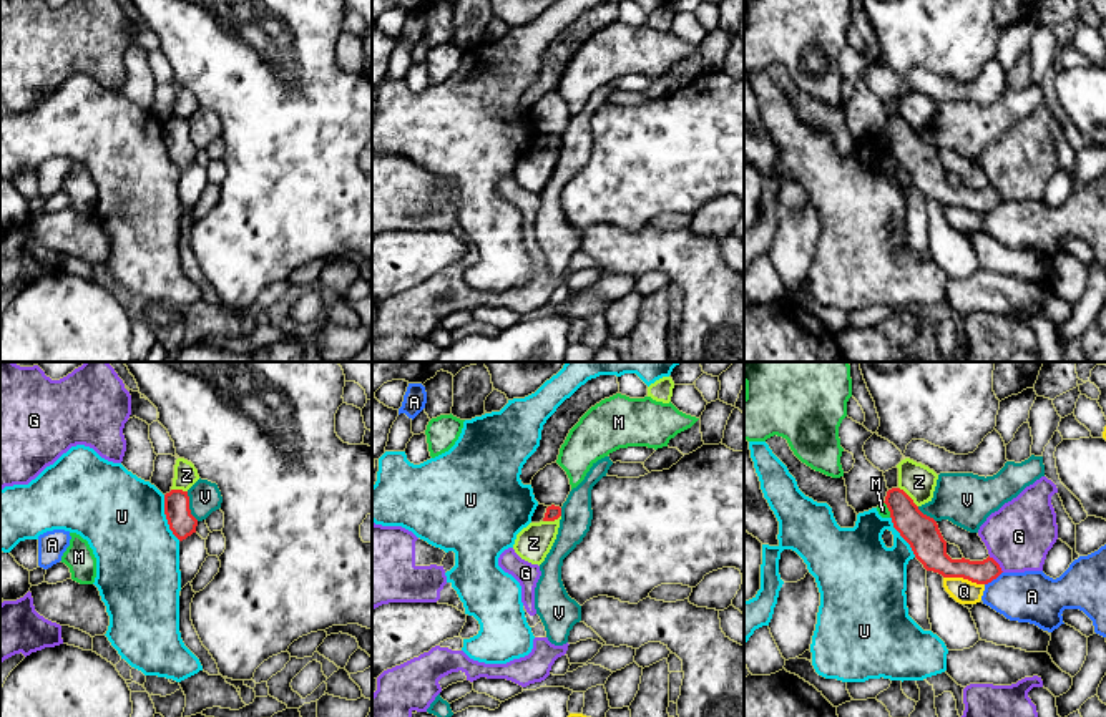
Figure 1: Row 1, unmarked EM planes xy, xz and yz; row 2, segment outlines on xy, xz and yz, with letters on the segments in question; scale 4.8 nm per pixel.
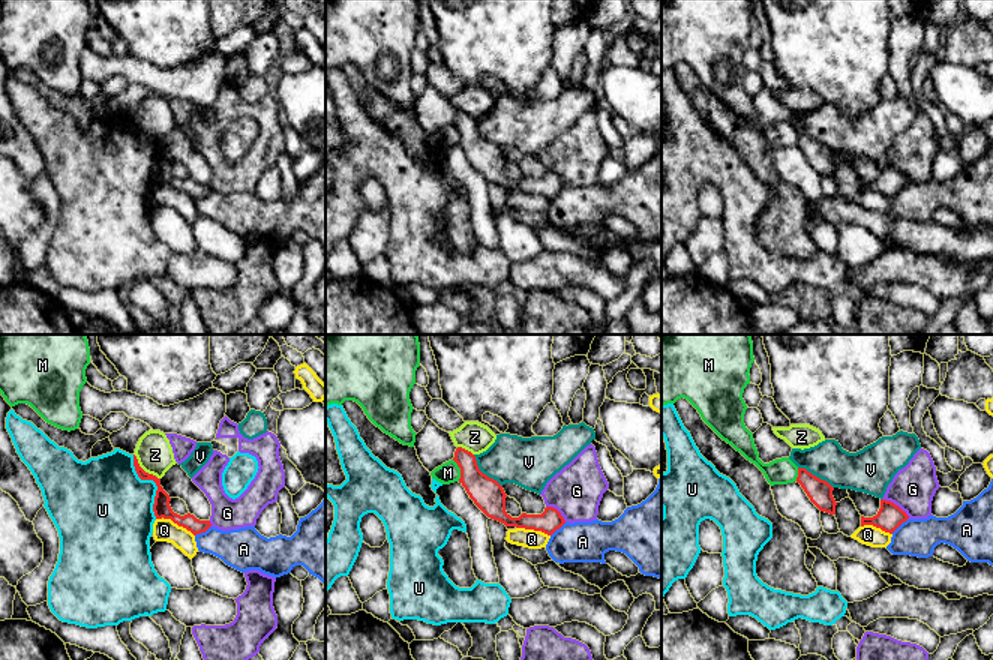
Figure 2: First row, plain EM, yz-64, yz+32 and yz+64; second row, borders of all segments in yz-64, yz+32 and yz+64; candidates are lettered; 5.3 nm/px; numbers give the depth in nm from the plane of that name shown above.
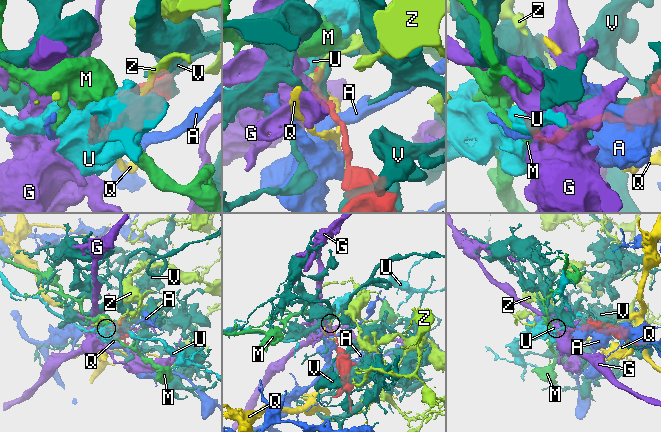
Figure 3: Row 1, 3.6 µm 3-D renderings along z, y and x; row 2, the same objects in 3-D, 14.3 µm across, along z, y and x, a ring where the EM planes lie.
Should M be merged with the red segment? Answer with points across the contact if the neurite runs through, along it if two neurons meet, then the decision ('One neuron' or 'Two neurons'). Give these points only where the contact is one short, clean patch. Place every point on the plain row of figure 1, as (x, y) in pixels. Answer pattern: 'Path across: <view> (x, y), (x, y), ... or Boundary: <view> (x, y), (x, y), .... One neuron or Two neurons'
Boundary: yz (884, 130), (890, 145). Two neurons

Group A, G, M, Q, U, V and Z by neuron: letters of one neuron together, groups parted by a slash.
A / G / M / Q / U / V / Z

